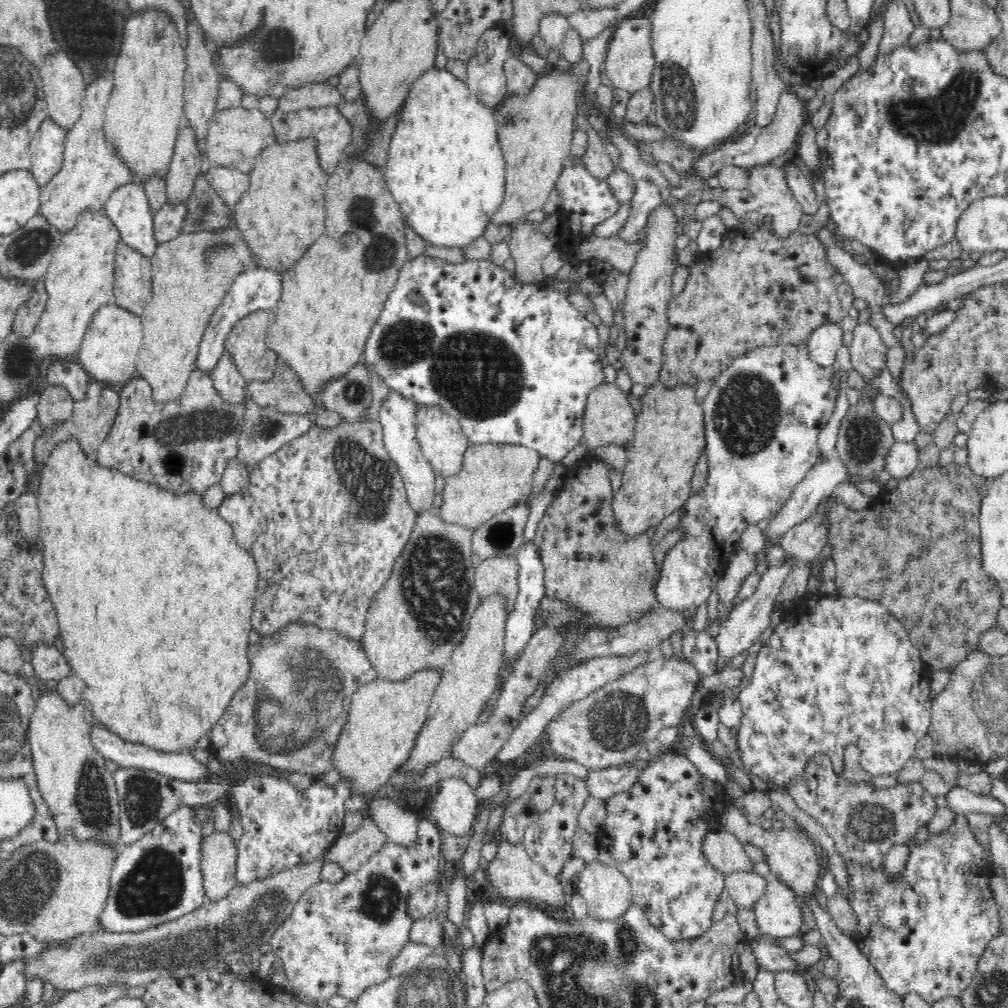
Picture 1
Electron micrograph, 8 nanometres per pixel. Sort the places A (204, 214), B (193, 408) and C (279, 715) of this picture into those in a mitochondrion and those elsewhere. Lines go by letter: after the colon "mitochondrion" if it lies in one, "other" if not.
A: mitochondrion
B: mitochondrion
C: mitochondrion

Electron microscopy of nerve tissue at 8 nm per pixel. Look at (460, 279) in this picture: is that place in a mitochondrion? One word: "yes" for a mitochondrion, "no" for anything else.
no

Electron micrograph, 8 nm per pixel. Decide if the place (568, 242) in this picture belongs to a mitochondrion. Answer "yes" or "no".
no

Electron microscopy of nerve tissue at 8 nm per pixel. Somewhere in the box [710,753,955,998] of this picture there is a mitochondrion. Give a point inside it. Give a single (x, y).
(871, 823)

